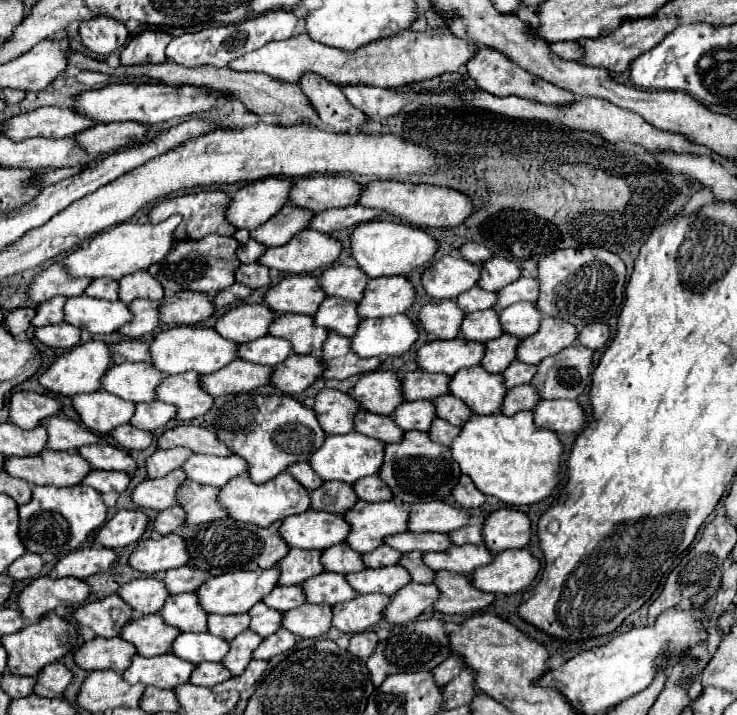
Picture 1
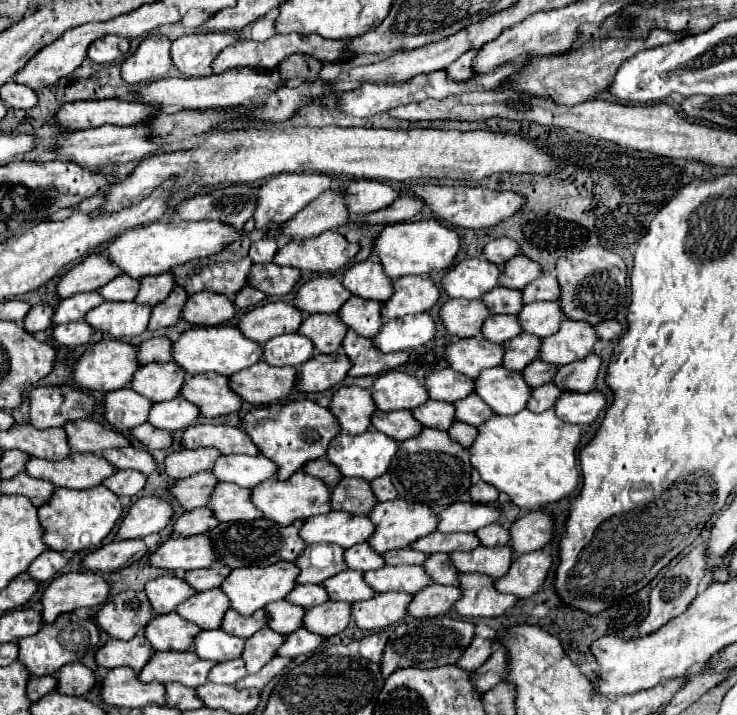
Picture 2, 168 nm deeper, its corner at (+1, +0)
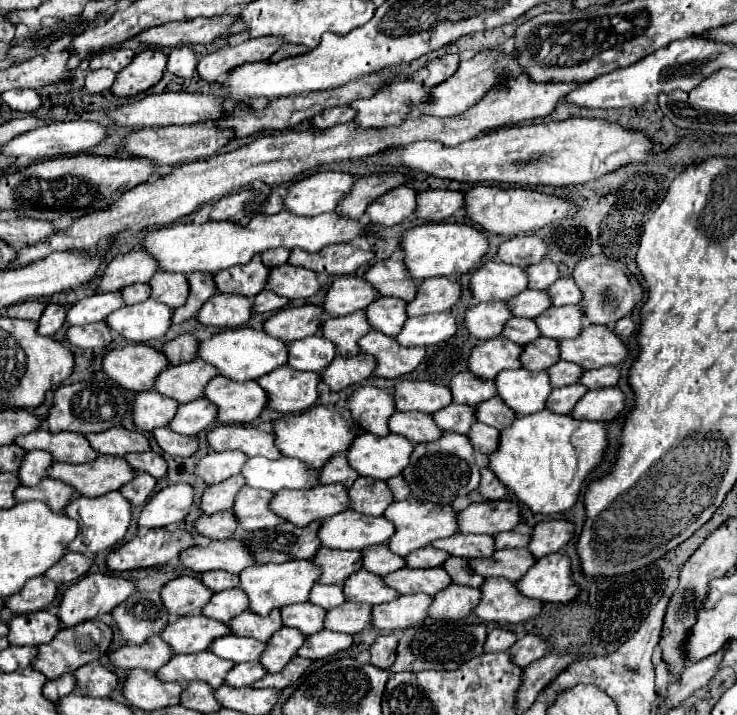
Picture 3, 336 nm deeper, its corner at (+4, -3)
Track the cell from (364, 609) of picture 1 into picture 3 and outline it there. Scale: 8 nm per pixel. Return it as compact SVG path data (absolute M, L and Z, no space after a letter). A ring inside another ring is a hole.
M422 593L400 595L394 601L374 605L370 625L384 631L414 627L428 615L430 603L432 603L430 595L422 595Z

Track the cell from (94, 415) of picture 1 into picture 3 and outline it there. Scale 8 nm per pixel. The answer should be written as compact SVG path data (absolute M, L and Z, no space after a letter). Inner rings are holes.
M156 391L136 393L132 403L132 423L138 431L152 431L154 427L164 427L176 411L178 403L158 395Z

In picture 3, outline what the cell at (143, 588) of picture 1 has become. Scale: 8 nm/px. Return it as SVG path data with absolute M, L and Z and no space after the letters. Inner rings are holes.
M180 575L160 589L160 597L164 607L168 609L170 619L200 613L200 607L210 599L210 595L210 589L202 587L196 577L188 575Z

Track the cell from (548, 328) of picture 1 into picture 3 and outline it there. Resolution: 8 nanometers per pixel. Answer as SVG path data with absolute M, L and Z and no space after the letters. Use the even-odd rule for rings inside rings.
M588 325L574 339L558 341L560 359L578 363L582 369L598 369L604 365L618 365L626 359L624 343L604 325Z

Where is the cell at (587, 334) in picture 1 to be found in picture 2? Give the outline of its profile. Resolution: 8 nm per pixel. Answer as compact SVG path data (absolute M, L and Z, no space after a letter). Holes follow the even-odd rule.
M605 320L599 326L595 326L595 330L597 330L597 336L601 340L613 340L613 338L619 338L623 334L623 326L619 320Z

